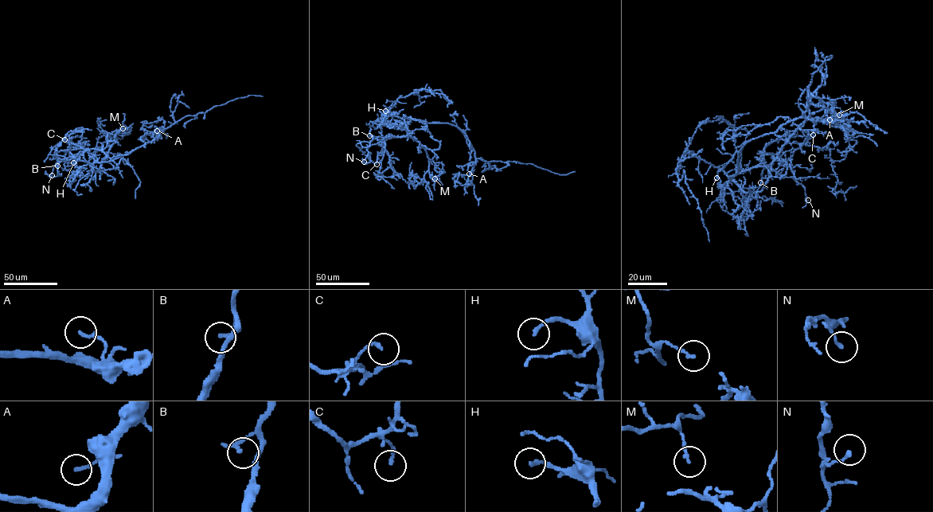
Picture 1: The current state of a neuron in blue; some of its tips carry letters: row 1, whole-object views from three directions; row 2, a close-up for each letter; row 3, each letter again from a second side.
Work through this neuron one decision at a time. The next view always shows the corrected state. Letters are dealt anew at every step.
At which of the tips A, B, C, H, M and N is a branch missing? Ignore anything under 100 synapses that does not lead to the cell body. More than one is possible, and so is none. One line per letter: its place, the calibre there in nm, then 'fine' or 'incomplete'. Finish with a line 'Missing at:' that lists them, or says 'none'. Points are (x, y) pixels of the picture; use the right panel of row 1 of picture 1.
A: (829, 119) | 170 nm | fine
B: (760, 182) | 120 nm | fine
C: (813, 134) | 140 nm | fine
H: (716, 177) | 160 nm | fine
M: (839, 115) | 150 nm | fine
N: (808, 200) | 150 nm | fine
Missing at: none

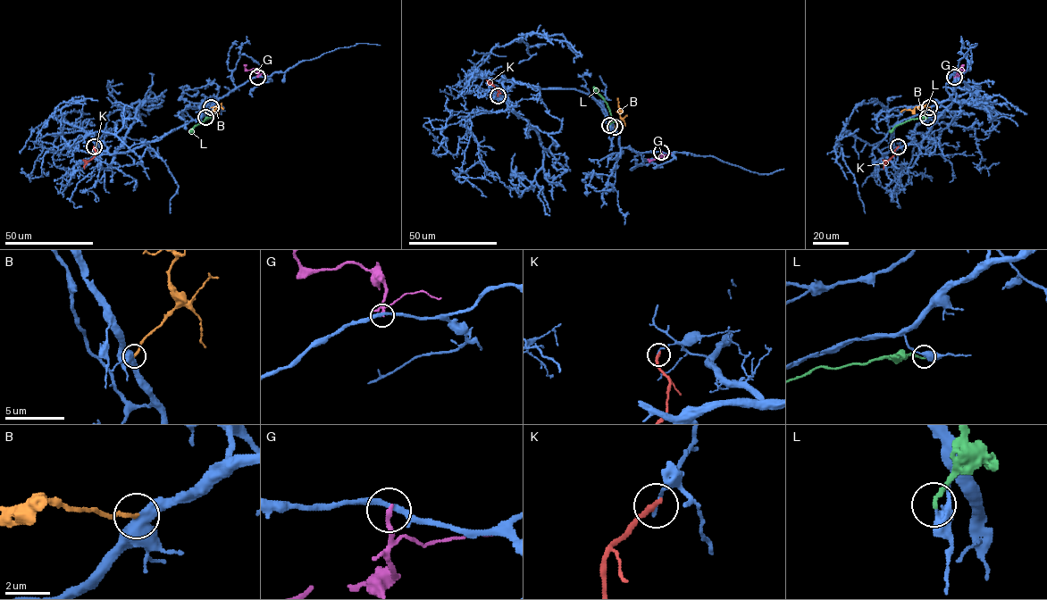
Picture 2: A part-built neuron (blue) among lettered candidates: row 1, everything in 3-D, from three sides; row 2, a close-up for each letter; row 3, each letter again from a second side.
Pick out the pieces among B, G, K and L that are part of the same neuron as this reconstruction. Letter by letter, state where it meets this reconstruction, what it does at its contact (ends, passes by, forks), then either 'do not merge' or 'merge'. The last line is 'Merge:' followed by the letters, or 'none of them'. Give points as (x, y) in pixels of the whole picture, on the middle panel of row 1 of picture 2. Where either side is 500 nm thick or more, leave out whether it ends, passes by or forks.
B: meets blue at (615, 127); merge
G: meets blue at (661, 152); it ends there; do not merge
K: meets blue at (498, 95); it ends there; do not merge
L: meets blue at (609, 125); it ends there; do not merge
Merge: B

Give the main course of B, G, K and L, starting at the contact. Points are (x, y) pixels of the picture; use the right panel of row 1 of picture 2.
B: (929, 107), (916, 106), (914, 110), (904, 109), (900, 112)
G: (954, 77), (959, 73), (959, 69), (962, 70), (962, 64)
K: (898, 146), (883, 169)
L: (927, 117), (911, 119), (889, 131)

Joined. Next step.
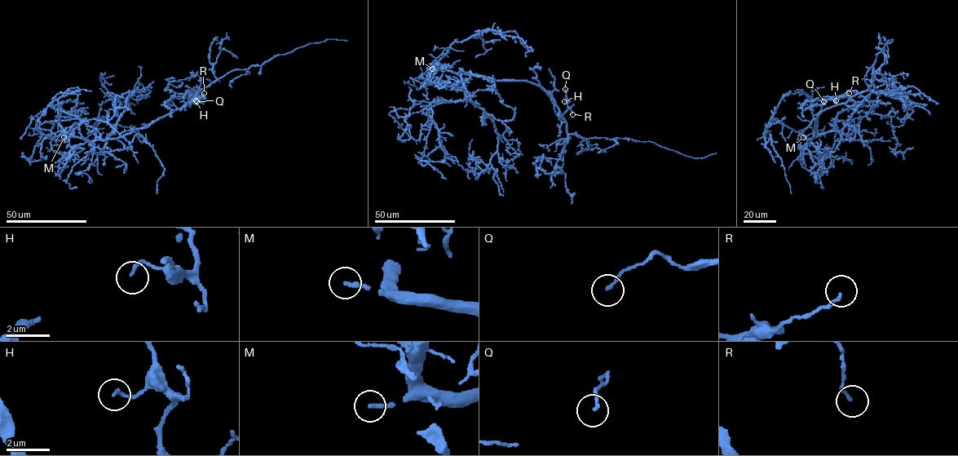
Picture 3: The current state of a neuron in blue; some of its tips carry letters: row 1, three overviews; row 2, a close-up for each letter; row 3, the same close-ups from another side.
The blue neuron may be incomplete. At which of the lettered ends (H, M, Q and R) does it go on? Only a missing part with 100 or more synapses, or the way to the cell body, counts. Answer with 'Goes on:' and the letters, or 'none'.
Goes on: M

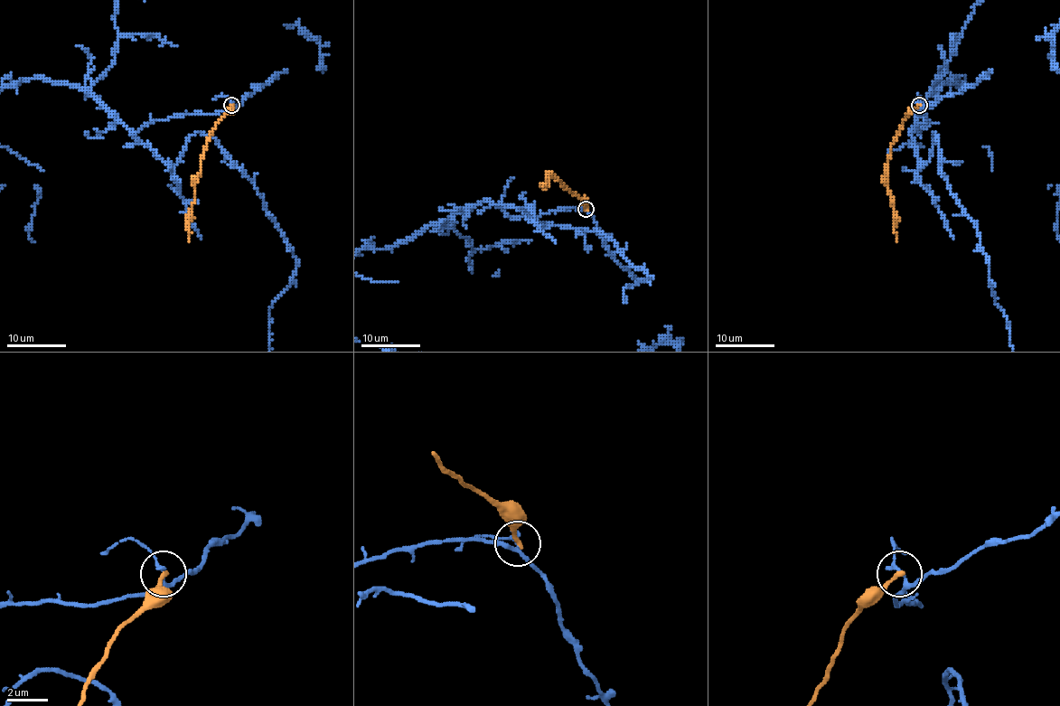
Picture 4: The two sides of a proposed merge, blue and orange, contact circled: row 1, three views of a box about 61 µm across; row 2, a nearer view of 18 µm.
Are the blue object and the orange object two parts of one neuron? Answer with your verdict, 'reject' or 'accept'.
reject

